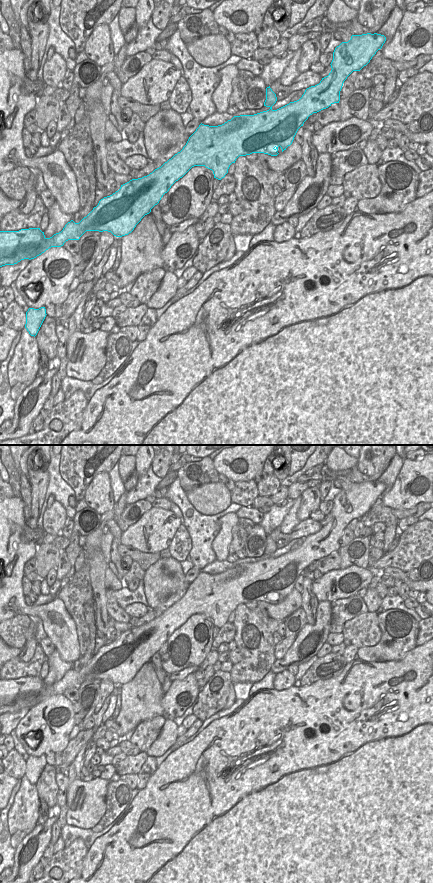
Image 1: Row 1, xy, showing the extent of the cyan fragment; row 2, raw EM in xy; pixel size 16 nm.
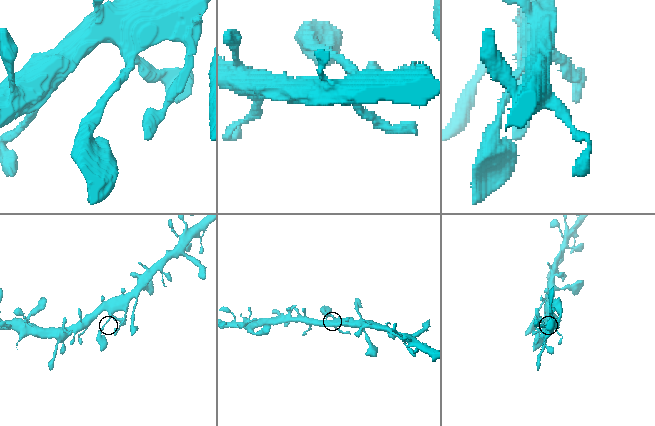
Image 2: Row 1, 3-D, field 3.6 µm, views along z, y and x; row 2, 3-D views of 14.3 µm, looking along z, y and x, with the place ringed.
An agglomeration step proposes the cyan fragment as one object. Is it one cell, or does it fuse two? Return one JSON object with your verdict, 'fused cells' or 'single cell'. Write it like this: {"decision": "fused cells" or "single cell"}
{"decision": "single cell"}

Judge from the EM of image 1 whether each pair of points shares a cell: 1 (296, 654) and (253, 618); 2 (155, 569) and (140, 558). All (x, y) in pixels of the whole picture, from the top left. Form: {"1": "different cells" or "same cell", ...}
{"1": "different cells", "2": "different cells"}

